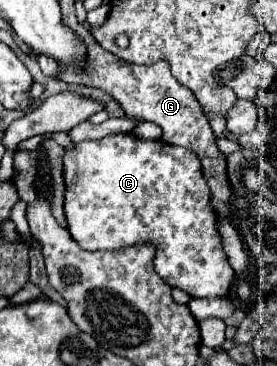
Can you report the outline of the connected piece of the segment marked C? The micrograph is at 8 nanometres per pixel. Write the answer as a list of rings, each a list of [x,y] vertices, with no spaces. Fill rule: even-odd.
[[[113,133],[97,141],[79,141],[63,155],[65,175],[65,219],[67,231],[85,251],[121,249],[121,245],[153,243],[157,247],[155,271],[159,277],[187,291],[191,297],[225,297],[235,279],[217,231],[217,215],[211,205],[209,185],[201,173],[197,155],[185,147],[175,147],[163,139],[147,141],[133,133]]]

